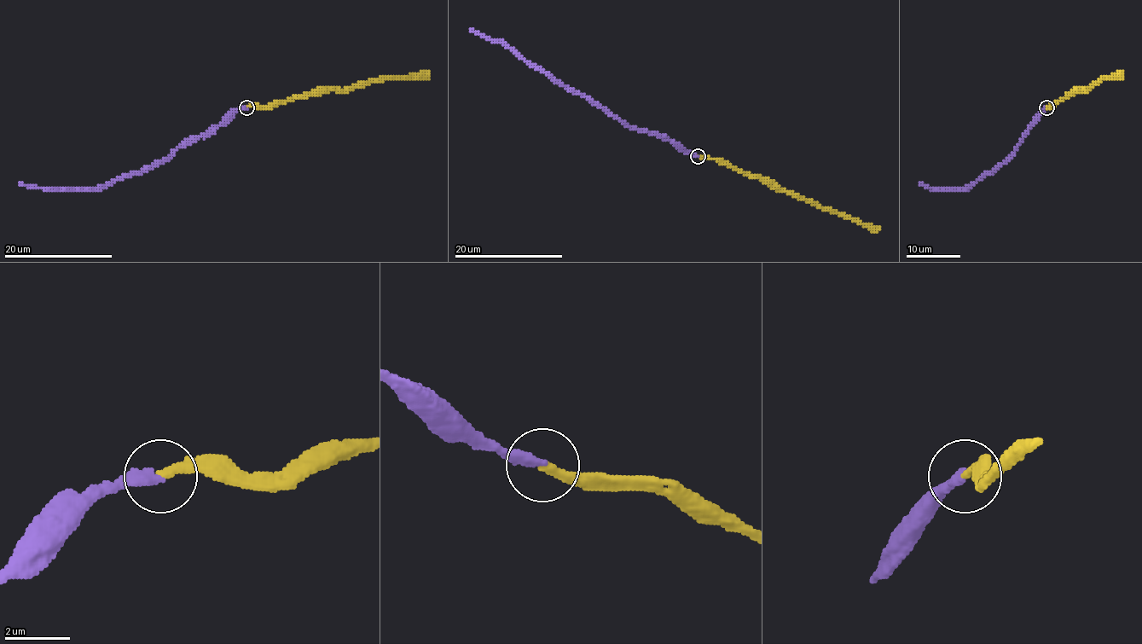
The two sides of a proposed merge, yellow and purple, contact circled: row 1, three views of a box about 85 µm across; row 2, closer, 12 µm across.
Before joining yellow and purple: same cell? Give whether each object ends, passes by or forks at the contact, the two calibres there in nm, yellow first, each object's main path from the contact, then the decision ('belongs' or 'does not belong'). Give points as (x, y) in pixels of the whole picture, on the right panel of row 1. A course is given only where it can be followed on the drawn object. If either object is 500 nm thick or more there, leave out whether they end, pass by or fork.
yellow ends there; purple ends there; 280 nm thick on the yellow side, 360 nm on the other; yellow runs (1046, 107), (1070, 93), (1086, 90), (1103, 78), (1114, 78), (1123, 72); purple runs (1046, 107), (1030, 126), (1017, 149), (999, 166), (973, 184), (953, 189), (934, 189), (921, 182); belongs

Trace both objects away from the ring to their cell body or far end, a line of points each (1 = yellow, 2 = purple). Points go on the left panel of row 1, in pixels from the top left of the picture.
1: (246, 107), (271, 107), (294, 97), (347, 90), (373, 81), (416, 78), (426, 72)
2: (246, 107), (231, 111), (203, 134), (182, 141), (150, 166), (106, 184), (49, 189), (19, 182)

